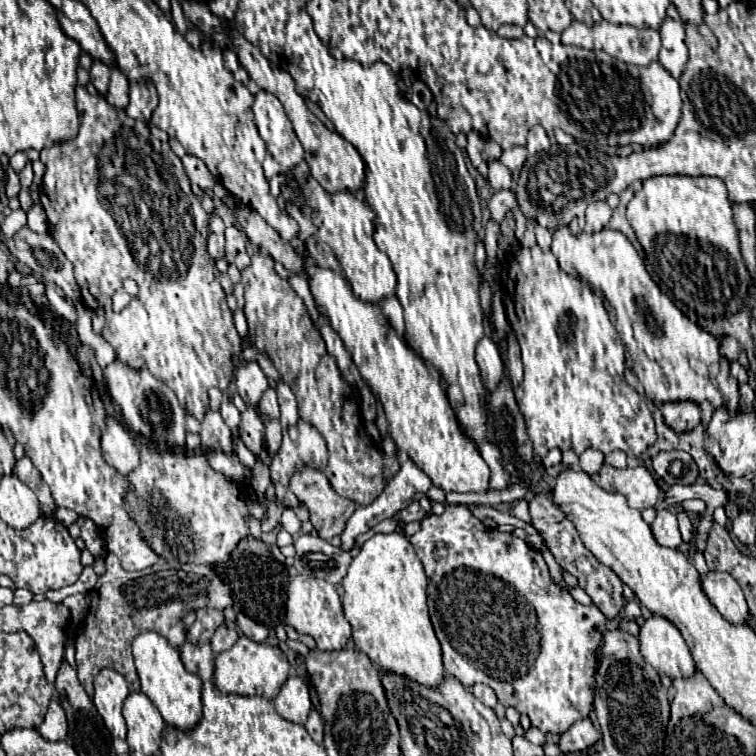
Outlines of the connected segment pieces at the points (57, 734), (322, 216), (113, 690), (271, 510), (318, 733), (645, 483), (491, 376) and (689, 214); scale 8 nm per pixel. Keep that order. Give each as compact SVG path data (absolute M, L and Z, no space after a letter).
M52 701L48 707L48 713L44 717L44 723L38 727L40 735L48 741L60 741L68 733L68 723L66 723L66 713L62 709L60 701Z
M308 177L308 183L306 183L306 191L308 191L306 201L298 199L298 195L290 191L288 187L282 187L282 191L284 191L284 197L292 199L296 205L302 203L302 205L312 207L310 221L318 225L318 237L332 247L358 299L368 301L368 303L380 303L386 297L394 297L394 285L396 285L394 269L386 253L382 253L374 245L374 239L372 239L374 237L374 211L366 203L358 201L350 191L340 191L340 193L330 195L312 177Z
M102 669L94 679L94 707L104 719L112 737L126 737L126 723L122 717L122 703L128 697L126 679L114 669Z
M276 496L269 501L267 510L268 518L266 521L261 522L262 532L271 532L279 525L284 508L284 505Z
M310 711L310 715L308 715L308 721L306 721L306 731L310 733L310 737L318 743L318 745L322 745L322 719L320 719L320 715L318 715L318 711Z
M604 465L600 469L598 485L606 491L624 495L628 499L628 505L640 511L646 507L654 507L660 497L654 475L642 465L630 465L626 469L614 469L610 465Z
M490 337L480 339L476 347L476 361L478 361L486 389L494 391L498 387L498 381L502 379L502 359L496 343Z
M662 175L644 181L644 187L634 193L628 203L626 217L646 251L646 259L652 265L660 281L674 293L674 297L694 309L698 317L718 319L724 315L736 315L746 305L750 275L740 255L738 229L732 217L732 203L728 189L718 177L682 177Z

